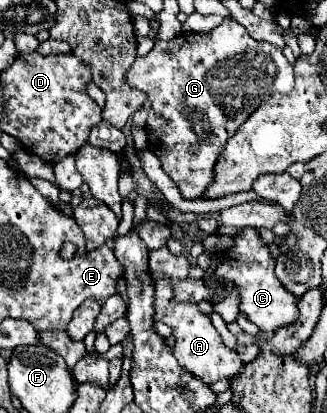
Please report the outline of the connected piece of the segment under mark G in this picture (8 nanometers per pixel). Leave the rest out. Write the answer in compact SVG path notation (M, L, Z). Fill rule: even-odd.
M227 18L219 27L215 27L209 33L179 33L177 37L169 39L169 41L157 41L155 47L143 55L143 57L135 57L135 63L129 67L129 85L135 89L141 89L145 93L145 97L151 101L151 111L147 117L147 125L145 131L149 135L149 151L153 151L161 163L163 163L163 171L177 183L177 187L181 189L185 199L203 199L203 189L207 189L207 185L211 185L211 181L215 181L215 161L219 161L219 153L223 151L223 145L227 143L229 135L233 135L241 123L247 121L247 117L273 93L289 93L293 89L293 65L287 61L287 57L283 55L283 51L267 41L257 41L253 39L247 29L237 23L233 18Z

